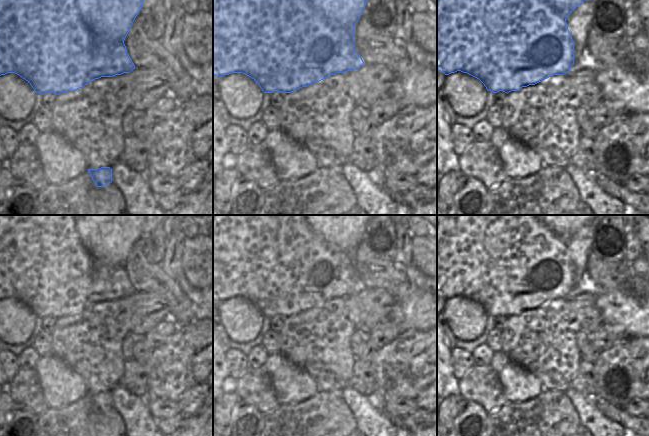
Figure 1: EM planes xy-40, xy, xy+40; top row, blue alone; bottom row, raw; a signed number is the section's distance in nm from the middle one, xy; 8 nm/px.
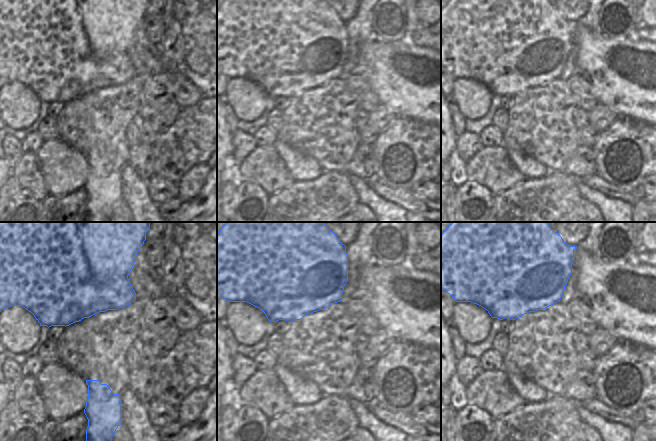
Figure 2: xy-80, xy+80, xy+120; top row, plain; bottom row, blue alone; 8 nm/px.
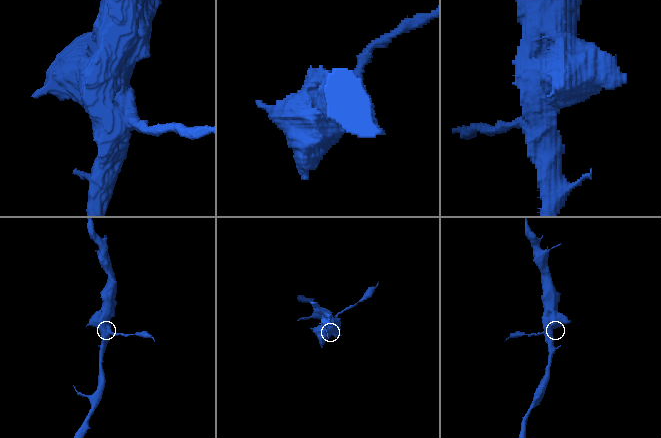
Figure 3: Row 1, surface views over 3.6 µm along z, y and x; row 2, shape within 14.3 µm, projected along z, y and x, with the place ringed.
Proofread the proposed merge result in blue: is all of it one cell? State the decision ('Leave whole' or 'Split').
Split

